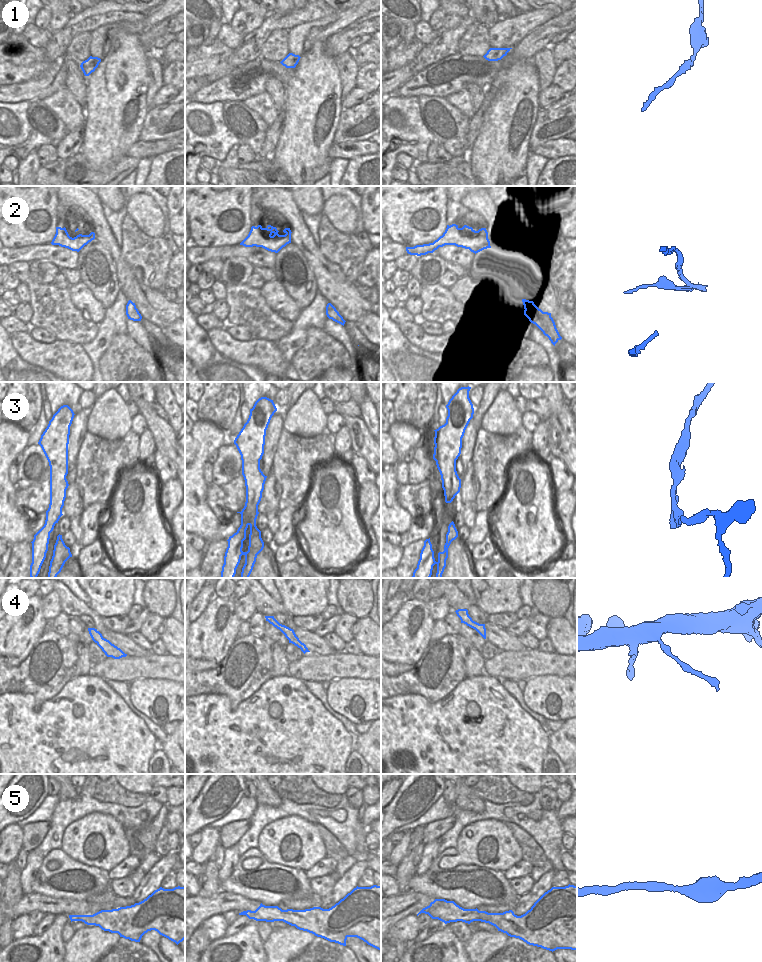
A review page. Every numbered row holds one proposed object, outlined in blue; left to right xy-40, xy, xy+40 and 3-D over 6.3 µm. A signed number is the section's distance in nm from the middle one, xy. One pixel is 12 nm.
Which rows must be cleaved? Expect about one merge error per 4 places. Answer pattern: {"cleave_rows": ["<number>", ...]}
{"cleave_rows": ["2"]}

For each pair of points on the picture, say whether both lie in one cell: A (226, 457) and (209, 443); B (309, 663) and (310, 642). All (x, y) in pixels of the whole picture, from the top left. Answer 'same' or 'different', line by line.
A: different
B: different

